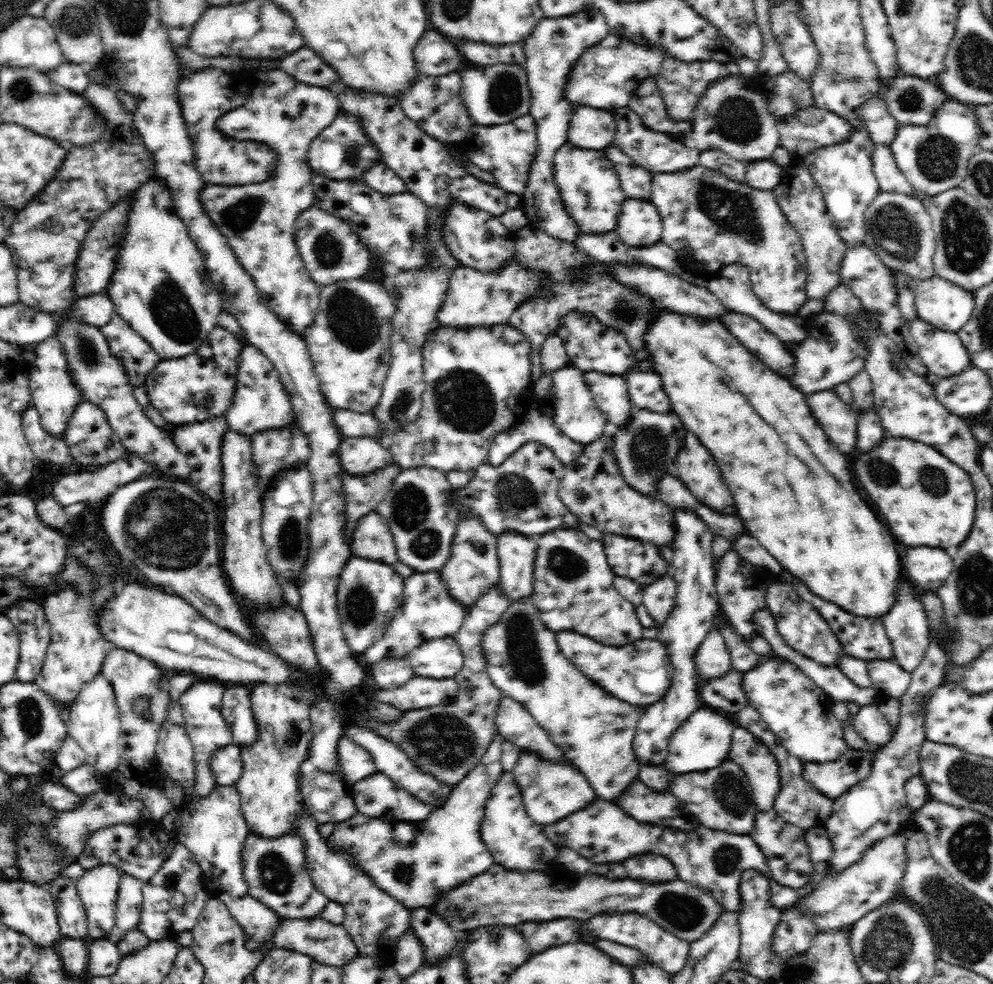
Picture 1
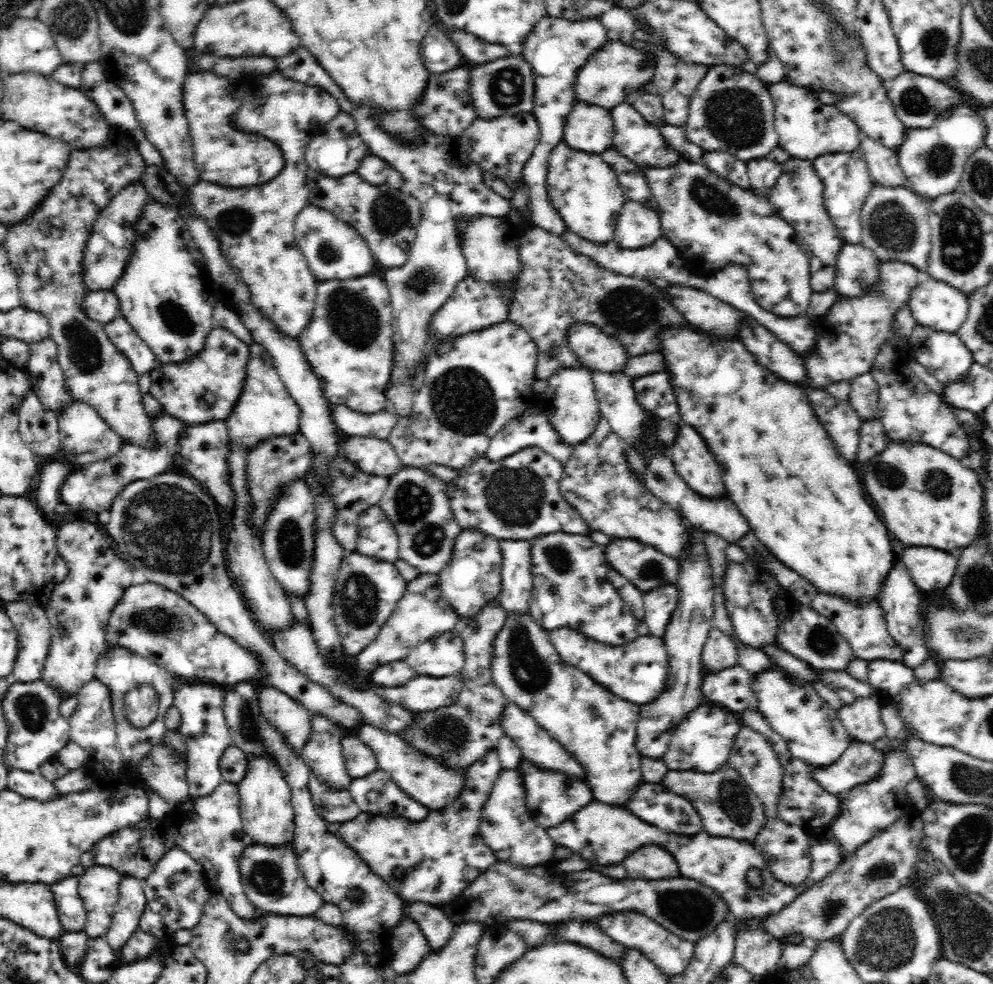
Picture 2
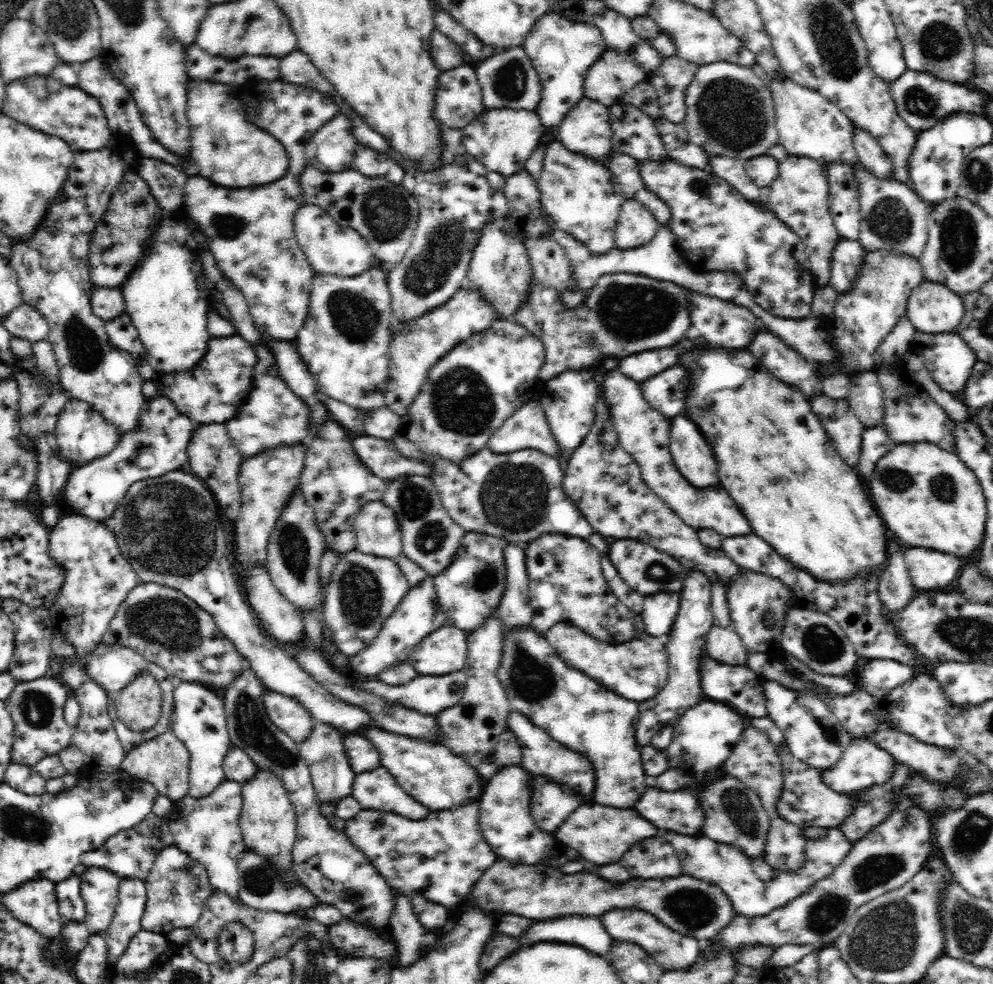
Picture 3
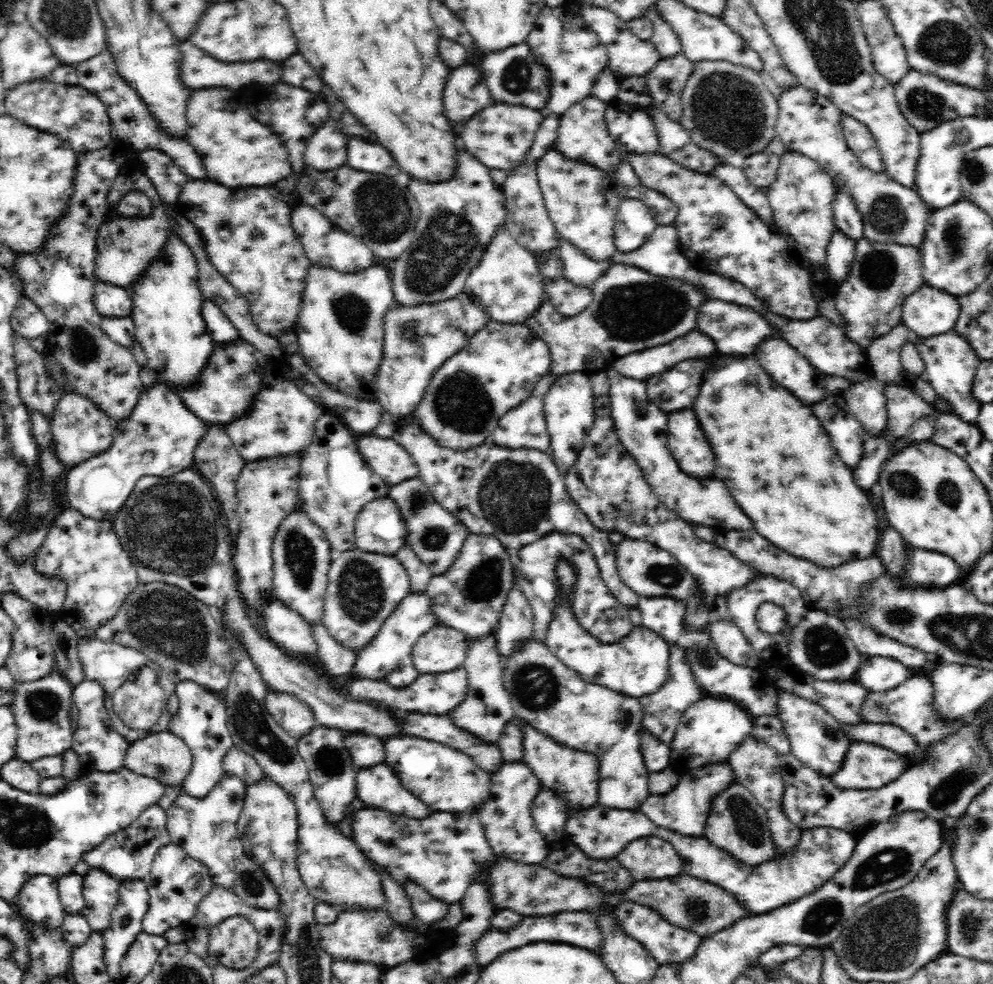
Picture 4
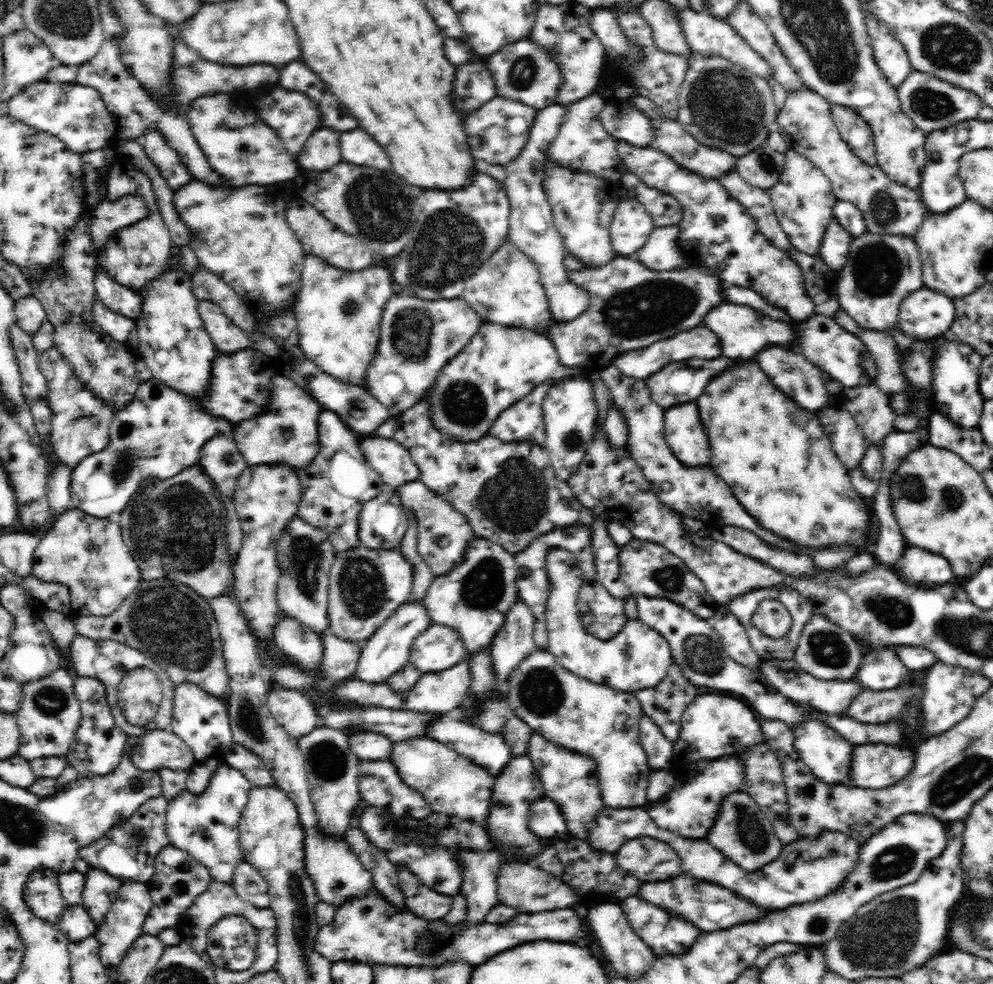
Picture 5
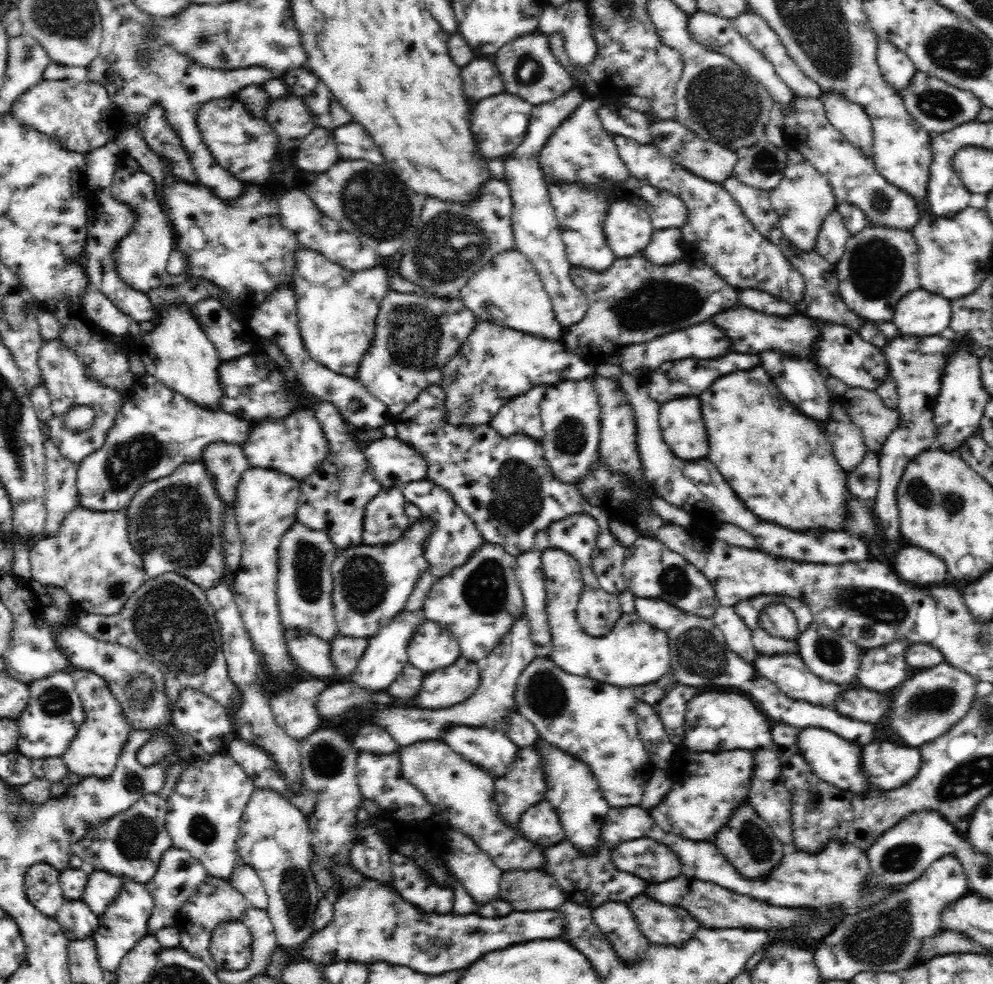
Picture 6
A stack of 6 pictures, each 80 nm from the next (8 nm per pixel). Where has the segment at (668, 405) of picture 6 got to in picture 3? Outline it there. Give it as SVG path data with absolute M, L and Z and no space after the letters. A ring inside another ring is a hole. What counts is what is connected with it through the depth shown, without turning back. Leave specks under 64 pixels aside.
M686 414L673 417L669 449L676 468L692 486L705 489L720 485L714 454Z

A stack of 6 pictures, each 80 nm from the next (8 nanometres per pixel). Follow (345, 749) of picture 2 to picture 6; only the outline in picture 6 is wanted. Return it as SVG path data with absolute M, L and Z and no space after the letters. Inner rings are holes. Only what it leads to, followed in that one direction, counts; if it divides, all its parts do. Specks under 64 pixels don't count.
M364 725L353 737L352 746L356 752L374 755L387 755L397 753L399 748L390 733L376 725Z

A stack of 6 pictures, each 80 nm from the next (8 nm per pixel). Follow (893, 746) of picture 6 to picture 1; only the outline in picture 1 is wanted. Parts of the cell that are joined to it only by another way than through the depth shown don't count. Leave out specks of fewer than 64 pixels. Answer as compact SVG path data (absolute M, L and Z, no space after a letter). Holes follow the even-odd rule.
M849 748L842 758L830 762L802 761L800 768L803 778L817 792L835 799L869 776L872 754Z

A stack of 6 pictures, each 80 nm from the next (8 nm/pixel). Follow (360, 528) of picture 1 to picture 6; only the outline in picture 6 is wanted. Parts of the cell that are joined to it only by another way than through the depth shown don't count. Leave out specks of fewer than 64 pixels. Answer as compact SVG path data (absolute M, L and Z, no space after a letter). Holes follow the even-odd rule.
M384 487L364 508L362 545L388 545L407 530L406 501L400 487Z

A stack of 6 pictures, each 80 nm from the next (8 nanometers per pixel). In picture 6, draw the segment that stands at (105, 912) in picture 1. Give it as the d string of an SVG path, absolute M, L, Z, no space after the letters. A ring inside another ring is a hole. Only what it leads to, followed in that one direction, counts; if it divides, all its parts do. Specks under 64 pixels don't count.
M100 869L89 870L81 900L94 911L94 914L102 916L118 896L123 881L124 878Z

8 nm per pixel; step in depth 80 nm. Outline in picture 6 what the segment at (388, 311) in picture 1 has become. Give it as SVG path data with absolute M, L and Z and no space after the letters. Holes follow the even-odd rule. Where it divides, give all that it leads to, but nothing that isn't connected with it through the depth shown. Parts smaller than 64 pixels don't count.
M302 246L296 260L292 287L304 348L310 358L332 372L358 379L358 368L374 338L380 302L390 290L388 272L378 265L351 271Z

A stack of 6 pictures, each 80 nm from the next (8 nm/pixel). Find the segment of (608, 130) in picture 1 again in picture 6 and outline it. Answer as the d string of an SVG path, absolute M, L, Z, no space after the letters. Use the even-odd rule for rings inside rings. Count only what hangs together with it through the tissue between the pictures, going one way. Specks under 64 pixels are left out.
M584 97L541 148L540 163L548 183L578 182L606 190L612 184L622 186L631 176L620 158L613 135L603 127L599 119L601 107L600 99Z

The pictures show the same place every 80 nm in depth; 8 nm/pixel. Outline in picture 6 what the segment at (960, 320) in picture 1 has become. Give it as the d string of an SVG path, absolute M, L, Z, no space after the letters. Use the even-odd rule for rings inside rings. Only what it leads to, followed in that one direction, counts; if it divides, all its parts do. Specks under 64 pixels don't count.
M926 289L909 292L896 304L893 323L902 335L927 337L948 328L952 304L940 294Z

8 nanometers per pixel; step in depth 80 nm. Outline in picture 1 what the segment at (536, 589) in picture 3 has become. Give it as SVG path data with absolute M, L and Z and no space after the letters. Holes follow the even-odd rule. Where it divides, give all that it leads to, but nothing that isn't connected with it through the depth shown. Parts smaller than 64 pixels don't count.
M556 529L533 536L537 544L533 572L533 603L540 611L543 623L556 632L572 631L587 636L605 646L622 647L642 639L643 626L637 617L635 606L626 600L614 586L617 576L610 568L605 550L599 540L590 538L576 529Z

